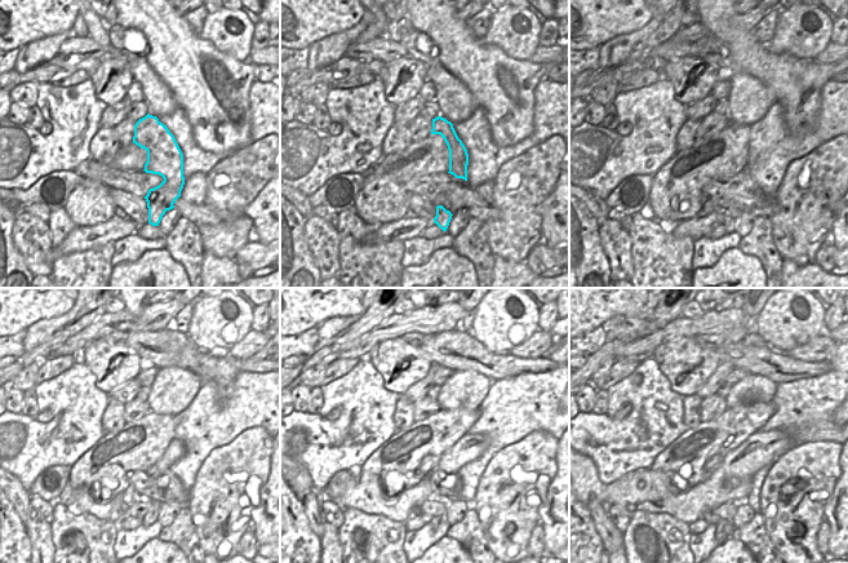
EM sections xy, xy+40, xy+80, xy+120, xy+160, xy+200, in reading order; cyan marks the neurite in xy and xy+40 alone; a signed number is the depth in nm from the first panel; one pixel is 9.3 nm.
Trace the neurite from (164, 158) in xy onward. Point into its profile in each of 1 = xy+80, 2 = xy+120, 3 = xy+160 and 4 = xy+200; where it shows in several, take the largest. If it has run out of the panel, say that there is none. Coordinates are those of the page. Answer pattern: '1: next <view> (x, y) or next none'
1: next xy+80 (729, 216)
2: next xy+120 (154, 506)
3: next xy+160 (435, 521)
4: next xy+200 (724, 528)

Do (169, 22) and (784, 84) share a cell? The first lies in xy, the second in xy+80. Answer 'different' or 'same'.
same

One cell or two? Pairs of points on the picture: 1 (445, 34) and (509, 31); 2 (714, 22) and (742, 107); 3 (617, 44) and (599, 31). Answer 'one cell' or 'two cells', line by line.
1: two cells
2: two cells
3: two cells

